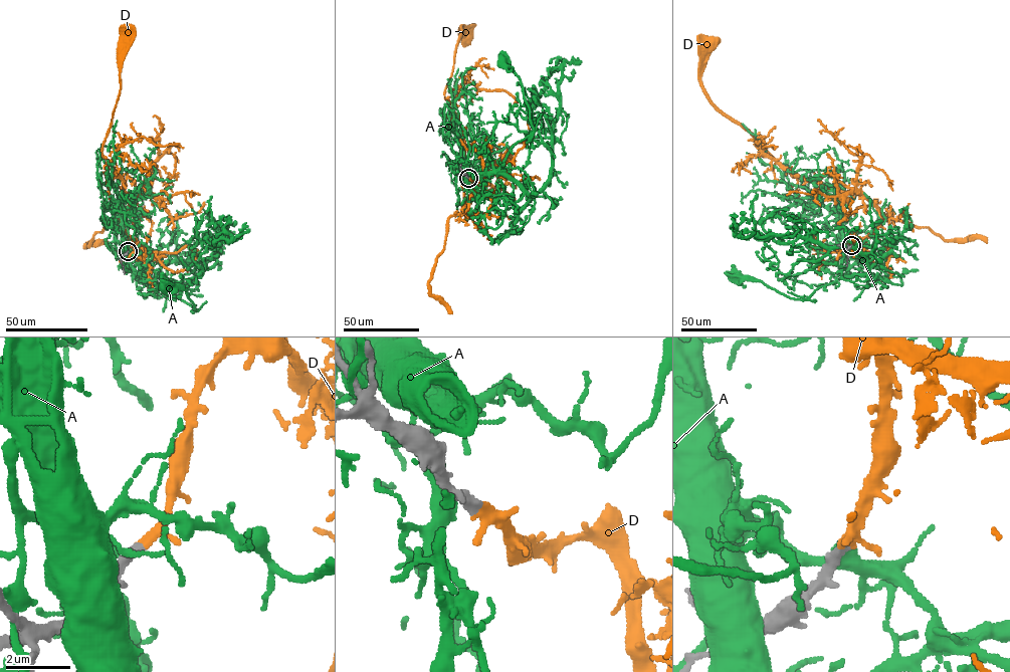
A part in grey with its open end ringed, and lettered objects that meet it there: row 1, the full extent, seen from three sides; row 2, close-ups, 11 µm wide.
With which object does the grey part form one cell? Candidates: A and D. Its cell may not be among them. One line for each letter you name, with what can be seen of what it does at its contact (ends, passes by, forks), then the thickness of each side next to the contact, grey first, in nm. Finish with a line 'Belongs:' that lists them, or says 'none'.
D: it forks | 320/190 nm
Belongs: D

